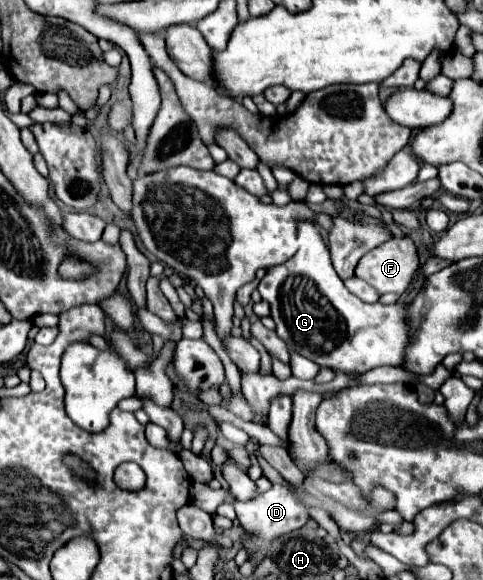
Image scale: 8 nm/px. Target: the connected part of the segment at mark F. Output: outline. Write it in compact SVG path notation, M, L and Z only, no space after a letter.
M392 237L366 253L356 265L356 277L370 283L380 295L404 293L420 267L416 245L410 237Z

